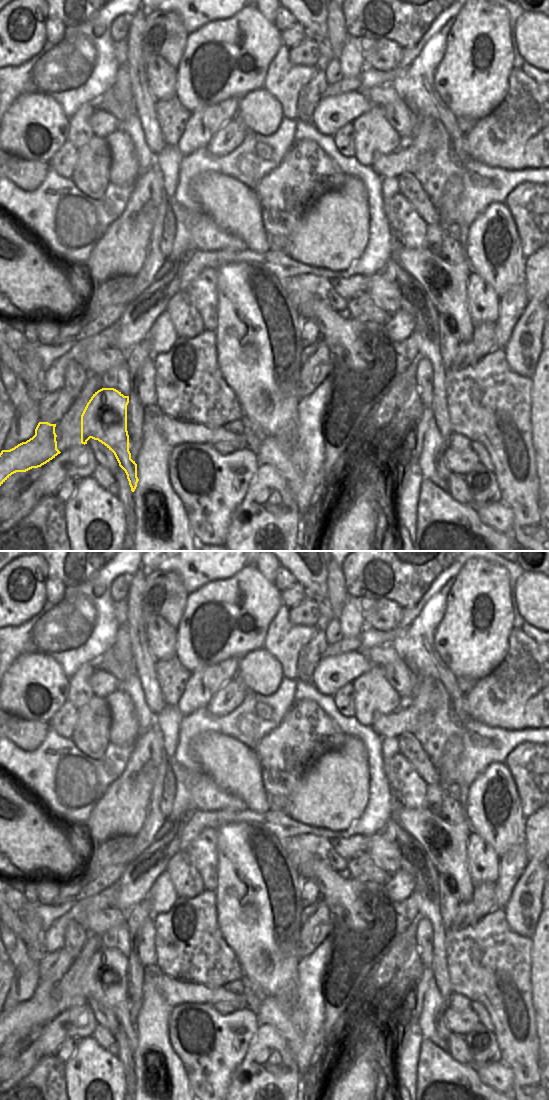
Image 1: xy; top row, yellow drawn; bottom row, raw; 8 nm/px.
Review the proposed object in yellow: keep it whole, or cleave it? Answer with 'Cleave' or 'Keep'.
Cleave.

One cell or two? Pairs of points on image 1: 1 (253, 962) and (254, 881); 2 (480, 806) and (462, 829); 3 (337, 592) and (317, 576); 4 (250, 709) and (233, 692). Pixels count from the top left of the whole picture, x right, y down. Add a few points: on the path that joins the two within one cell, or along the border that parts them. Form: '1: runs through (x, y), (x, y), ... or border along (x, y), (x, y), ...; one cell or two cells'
1: runs through (257, 942), (257, 901); one cell
2: border along (465, 817), (473, 831); two cells
3: border along (327, 562), (327, 592), (325, 594); two cells
4: border along (248, 691), (244, 698), (224, 715); two cells

